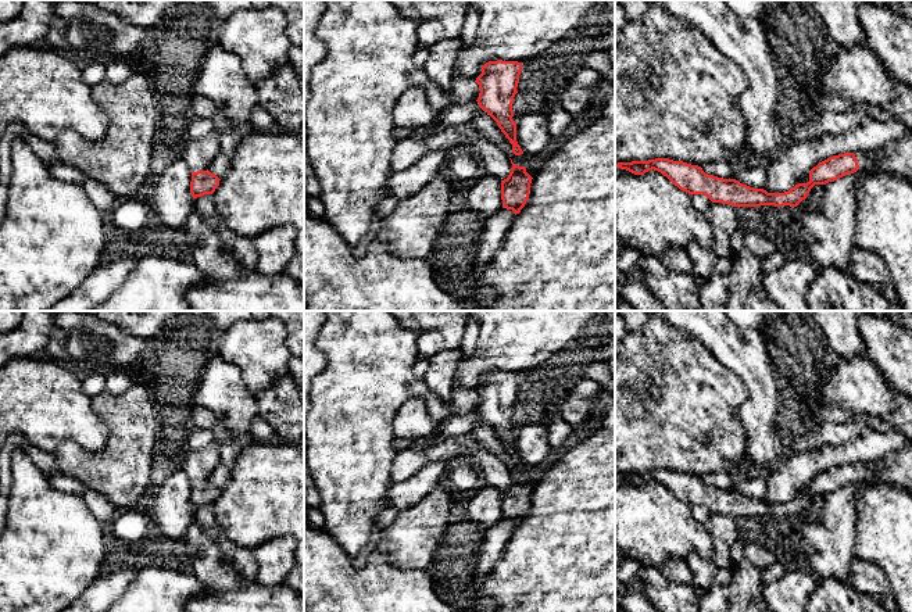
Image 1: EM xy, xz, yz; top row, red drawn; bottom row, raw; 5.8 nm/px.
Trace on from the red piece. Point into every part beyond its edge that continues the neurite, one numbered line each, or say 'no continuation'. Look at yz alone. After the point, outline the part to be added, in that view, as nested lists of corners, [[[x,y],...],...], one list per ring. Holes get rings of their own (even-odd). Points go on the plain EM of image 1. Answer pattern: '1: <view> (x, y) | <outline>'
1: yz (865, 469) | [[[856,462],[854,465],[858,470],[859,480],[868,480],[876,475],[876,462]]]

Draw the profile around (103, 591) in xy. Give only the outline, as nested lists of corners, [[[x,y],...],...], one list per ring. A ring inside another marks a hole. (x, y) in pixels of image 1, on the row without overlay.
[[[117,569],[104,577],[96,577],[85,593],[60,612],[107,612],[126,591],[137,569]]]

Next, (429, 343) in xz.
[[[428,330],[419,333],[416,351],[421,359],[429,359],[444,348],[444,340],[440,332]]]

